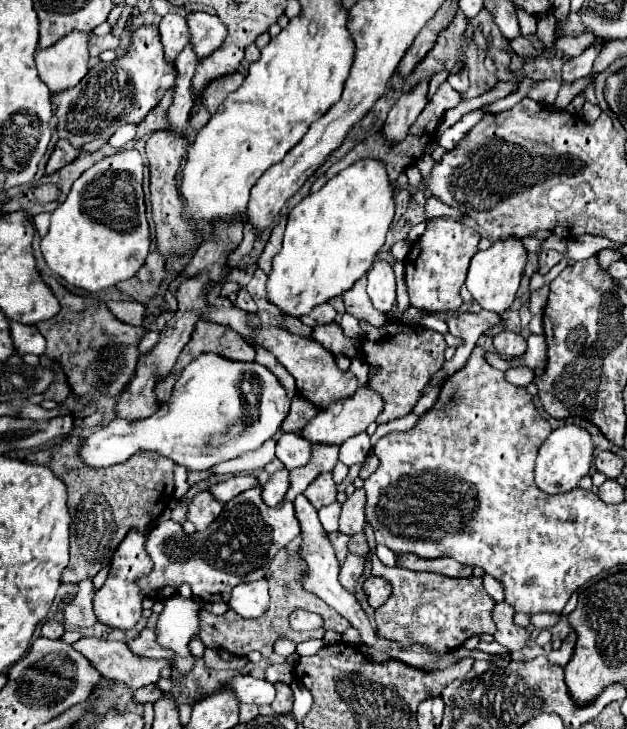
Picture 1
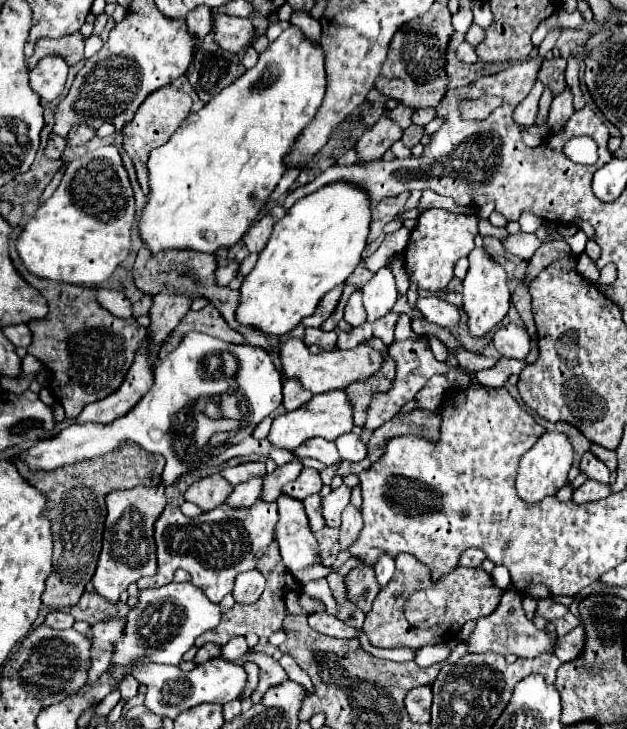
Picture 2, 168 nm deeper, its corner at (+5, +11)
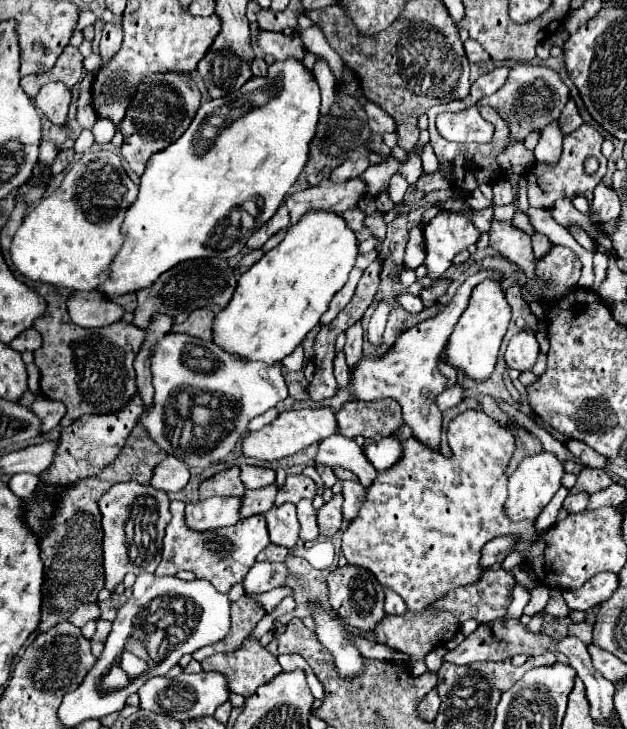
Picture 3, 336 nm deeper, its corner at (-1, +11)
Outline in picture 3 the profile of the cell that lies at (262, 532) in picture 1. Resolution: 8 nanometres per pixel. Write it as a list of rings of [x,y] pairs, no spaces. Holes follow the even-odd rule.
[[[171,501],[171,521],[167,525],[167,533],[163,539],[161,563],[157,567],[157,575],[175,575],[179,569],[193,571],[197,579],[207,579],[217,591],[229,593],[235,583],[243,583],[249,569],[255,565],[257,553],[269,545],[269,535],[265,527],[265,519],[261,515],[253,515],[249,519],[237,521],[231,527],[221,527],[205,533],[197,533],[187,529],[185,525],[185,503]]]

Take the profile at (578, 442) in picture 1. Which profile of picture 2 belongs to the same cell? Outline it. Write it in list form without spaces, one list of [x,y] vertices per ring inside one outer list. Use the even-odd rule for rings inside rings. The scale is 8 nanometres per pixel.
[[[545,431],[539,441],[521,457],[519,473],[517,473],[517,491],[523,501],[535,503],[541,501],[545,495],[557,493],[565,483],[569,469],[573,465],[573,445],[565,433],[559,431]]]

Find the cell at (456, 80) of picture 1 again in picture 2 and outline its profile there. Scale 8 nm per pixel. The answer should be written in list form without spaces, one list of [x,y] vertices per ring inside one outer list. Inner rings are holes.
[[[463,41],[463,43],[457,47],[457,59],[461,59],[463,63],[475,63],[475,61],[477,61],[477,53],[471,49],[469,43]]]

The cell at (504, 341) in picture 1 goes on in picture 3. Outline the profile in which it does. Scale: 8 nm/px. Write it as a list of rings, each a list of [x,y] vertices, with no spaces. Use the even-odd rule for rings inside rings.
[[[521,331],[509,339],[505,349],[505,363],[509,369],[531,371],[539,355],[539,343],[533,331]]]

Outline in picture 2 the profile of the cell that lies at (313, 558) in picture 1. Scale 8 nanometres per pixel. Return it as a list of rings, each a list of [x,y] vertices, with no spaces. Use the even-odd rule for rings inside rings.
[[[279,495],[279,523],[275,539],[281,549],[281,557],[289,571],[297,573],[311,565],[321,565],[319,543],[309,527],[309,519],[301,501]]]

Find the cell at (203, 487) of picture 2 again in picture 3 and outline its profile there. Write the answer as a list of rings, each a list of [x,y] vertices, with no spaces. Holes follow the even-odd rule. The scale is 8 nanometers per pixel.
[[[231,467],[225,471],[219,471],[217,475],[209,477],[199,487],[199,499],[209,497],[243,497],[245,485],[239,479],[239,467]]]

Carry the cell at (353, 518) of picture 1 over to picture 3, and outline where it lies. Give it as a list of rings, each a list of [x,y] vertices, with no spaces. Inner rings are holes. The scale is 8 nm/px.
[[[333,495],[333,499],[329,503],[325,503],[319,511],[317,511],[317,525],[319,525],[319,535],[323,537],[333,537],[343,521],[341,515],[341,503],[343,497],[341,495]]]

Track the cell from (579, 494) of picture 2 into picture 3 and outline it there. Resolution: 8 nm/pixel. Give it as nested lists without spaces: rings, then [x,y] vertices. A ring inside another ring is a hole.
[[[579,493],[579,495],[567,495],[567,499],[563,501],[563,509],[567,513],[579,513],[587,507],[587,501],[589,501],[589,495],[585,493]]]

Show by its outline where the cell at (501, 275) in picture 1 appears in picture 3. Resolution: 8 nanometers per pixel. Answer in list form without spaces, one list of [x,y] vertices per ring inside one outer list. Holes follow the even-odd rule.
[[[499,281],[479,283],[479,287],[473,291],[473,295],[469,299],[465,313],[457,321],[457,325],[445,345],[443,361],[449,367],[453,367],[455,371],[463,371],[463,375],[473,379],[475,383],[487,381],[495,369],[499,347],[505,337],[509,321],[511,321],[511,307],[501,291],[501,283]]]

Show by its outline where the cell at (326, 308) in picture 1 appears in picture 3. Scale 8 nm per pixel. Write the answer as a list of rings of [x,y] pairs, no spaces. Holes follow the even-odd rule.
[[[353,269],[353,271],[351,271],[351,277],[347,279],[347,285],[343,285],[343,289],[341,289],[339,293],[335,293],[335,297],[333,297],[333,301],[331,301],[329,309],[327,309],[327,313],[321,317],[321,325],[329,325],[329,323],[337,317],[337,313],[351,301],[361,273],[363,273],[361,269]]]

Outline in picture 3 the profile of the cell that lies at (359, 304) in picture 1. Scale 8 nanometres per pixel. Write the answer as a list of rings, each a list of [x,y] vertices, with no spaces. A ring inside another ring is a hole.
[[[355,323],[351,329],[347,329],[347,341],[345,341],[345,361],[349,367],[349,373],[353,373],[355,365],[361,359],[361,345],[363,345],[363,327],[361,323]]]

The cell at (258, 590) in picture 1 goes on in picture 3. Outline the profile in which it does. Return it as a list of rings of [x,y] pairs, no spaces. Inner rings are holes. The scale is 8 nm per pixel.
[[[255,563],[255,567],[245,577],[247,593],[265,593],[275,587],[281,587],[287,579],[287,567],[283,563]]]

